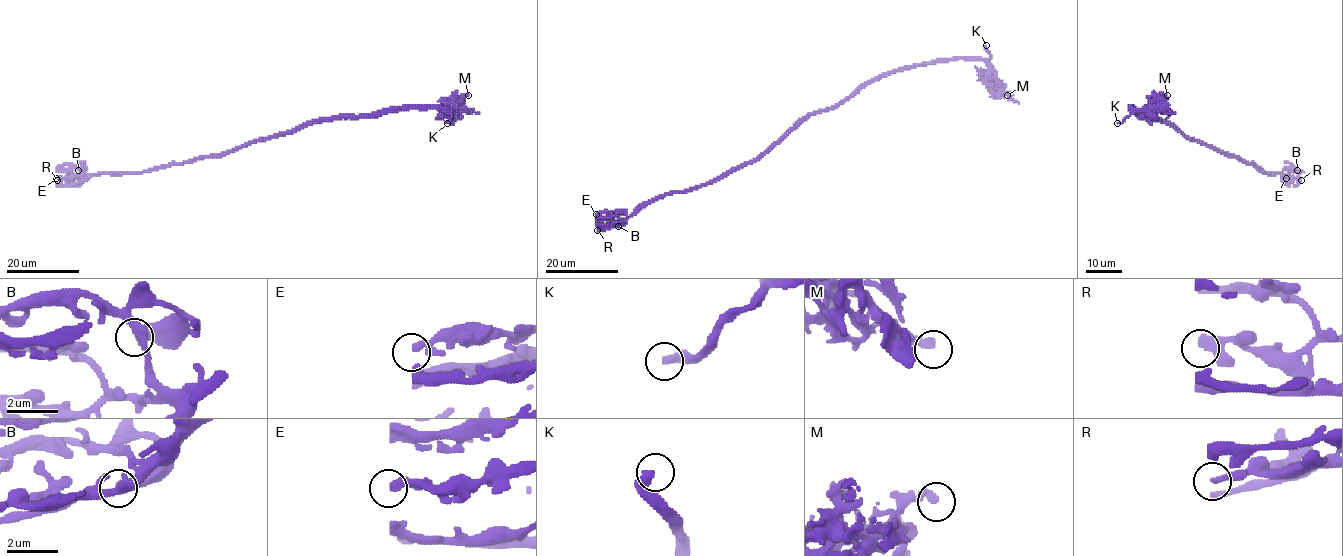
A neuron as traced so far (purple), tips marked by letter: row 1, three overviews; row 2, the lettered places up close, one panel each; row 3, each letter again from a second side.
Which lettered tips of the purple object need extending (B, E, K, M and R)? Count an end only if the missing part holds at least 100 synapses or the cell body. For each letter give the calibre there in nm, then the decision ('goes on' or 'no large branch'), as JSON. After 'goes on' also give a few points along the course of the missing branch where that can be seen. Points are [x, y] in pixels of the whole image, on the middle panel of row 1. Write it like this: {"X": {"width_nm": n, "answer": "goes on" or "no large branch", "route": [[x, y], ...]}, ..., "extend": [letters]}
{"B": {"width_nm": 500, "answer": "no large branch"}, "E": {"width_nm": 220, "answer": "no large branch"}, "K": {"width_nm": 400, "answer": "goes on", "route": [[986, 45], [1002, 32], [1024, 34], [1043, 44], [1057, 32], [1065, 31], [1066, 23]]}, "M": {"width_nm": 320, "answer": "no large branch"}, "R": {"width_nm": 280, "answer": "no large branch"}, "extend": ["K"]}

